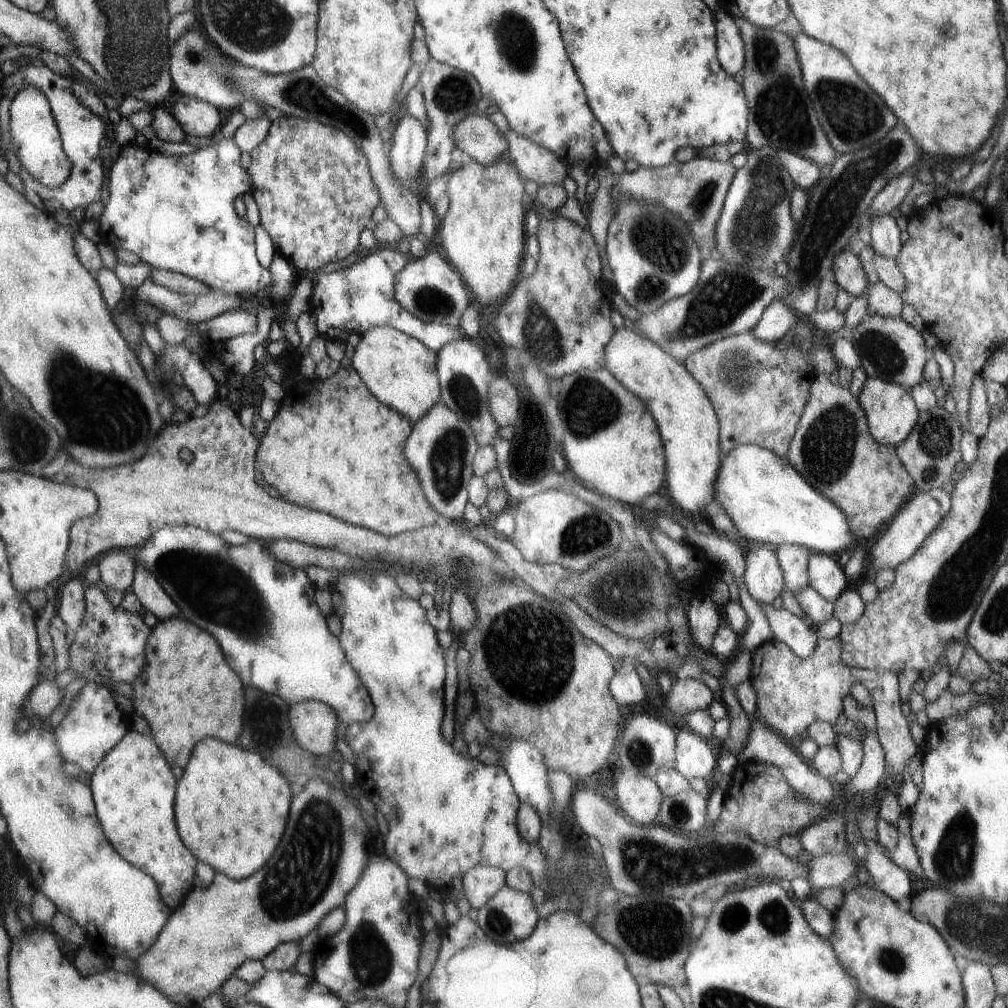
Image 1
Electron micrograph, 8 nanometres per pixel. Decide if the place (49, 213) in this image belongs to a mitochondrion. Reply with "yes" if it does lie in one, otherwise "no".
no

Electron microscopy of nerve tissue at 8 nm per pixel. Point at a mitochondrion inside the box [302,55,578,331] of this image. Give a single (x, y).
(452, 94)

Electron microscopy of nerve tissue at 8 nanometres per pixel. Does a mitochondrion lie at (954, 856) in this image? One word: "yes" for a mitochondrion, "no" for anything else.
yes

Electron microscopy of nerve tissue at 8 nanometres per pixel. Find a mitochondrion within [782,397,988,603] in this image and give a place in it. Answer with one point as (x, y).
(827, 449)

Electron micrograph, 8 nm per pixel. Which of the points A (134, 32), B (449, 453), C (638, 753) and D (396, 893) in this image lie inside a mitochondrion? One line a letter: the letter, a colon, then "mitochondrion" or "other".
A: mitochondrion
B: mitochondrion
C: mitochondrion
D: other

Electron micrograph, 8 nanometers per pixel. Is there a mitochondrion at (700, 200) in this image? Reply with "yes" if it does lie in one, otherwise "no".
yes

